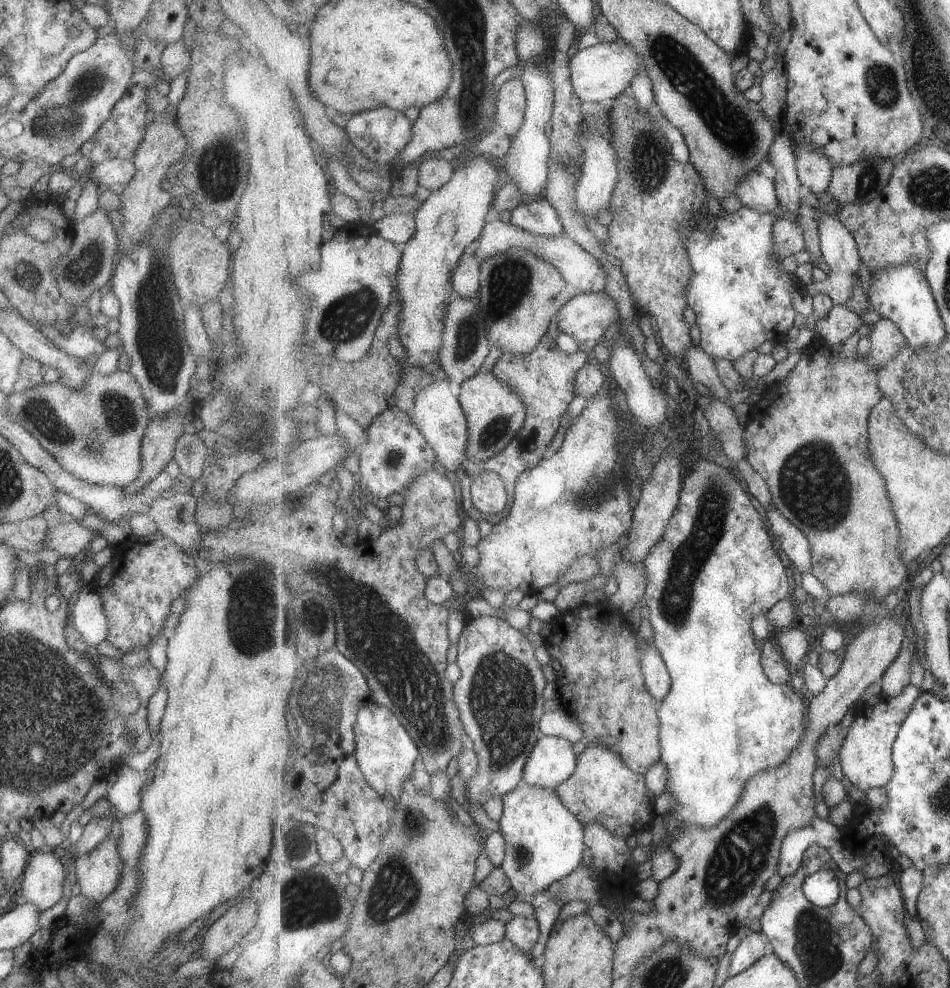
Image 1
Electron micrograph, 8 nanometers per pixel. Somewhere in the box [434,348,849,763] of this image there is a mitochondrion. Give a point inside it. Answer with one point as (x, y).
(708, 528)

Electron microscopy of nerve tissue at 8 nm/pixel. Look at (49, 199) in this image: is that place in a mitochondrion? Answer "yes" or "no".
no

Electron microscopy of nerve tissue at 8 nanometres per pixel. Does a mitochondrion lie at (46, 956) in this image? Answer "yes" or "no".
no

